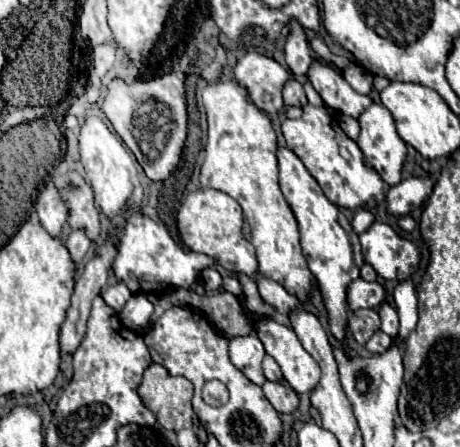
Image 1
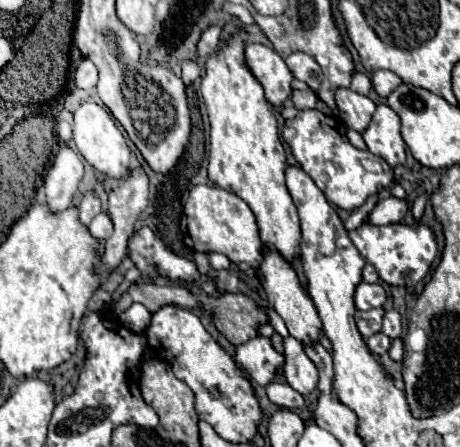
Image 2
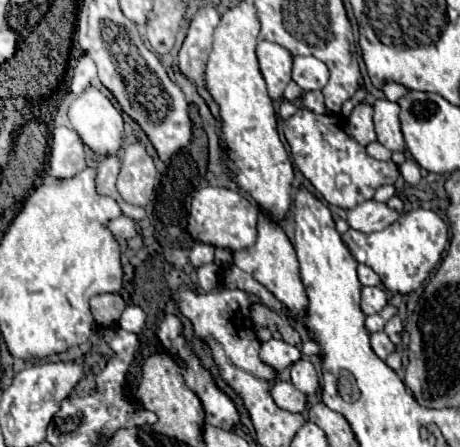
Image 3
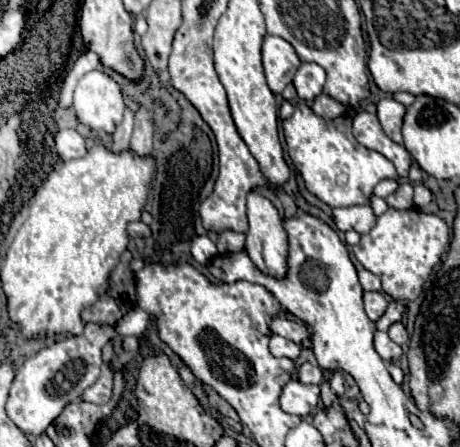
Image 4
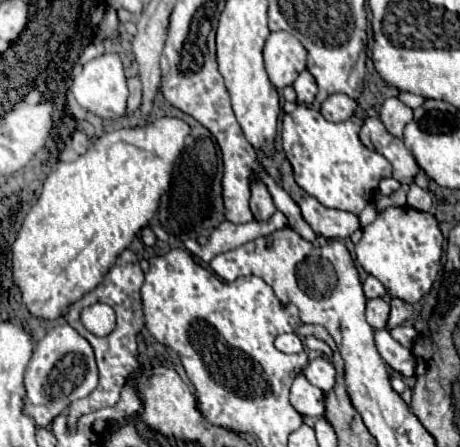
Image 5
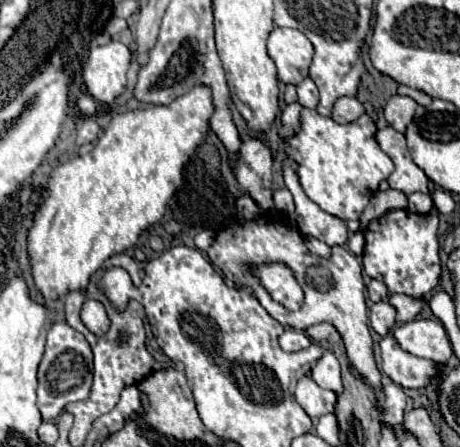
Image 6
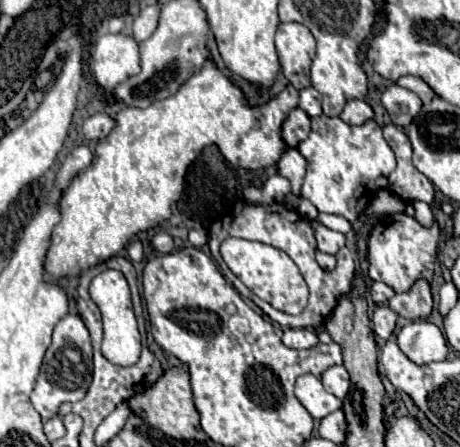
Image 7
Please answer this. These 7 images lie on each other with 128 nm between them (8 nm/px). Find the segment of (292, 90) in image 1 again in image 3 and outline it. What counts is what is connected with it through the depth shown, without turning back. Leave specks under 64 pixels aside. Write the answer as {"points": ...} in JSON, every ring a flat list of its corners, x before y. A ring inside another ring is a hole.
{"points":[[310,90,310,92,304,92,302,94,302,102,304,102,304,108,316,112,316,114,324,114,326,108,324,108,324,96,320,90]]}

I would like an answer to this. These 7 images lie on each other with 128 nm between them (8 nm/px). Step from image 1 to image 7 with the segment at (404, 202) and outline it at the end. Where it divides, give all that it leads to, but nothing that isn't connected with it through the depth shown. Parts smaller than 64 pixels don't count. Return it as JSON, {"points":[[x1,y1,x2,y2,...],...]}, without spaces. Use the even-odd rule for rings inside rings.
{"points":[[296,148,284,150,280,162,278,162,278,174,290,180,292,194,300,196,300,188,304,182,304,172,306,172,306,160,300,156],[312,220,310,224,312,224,312,230,314,230,314,236,316,236,316,242,318,242,318,250,320,250,320,252,336,254,336,252,344,246,346,238,344,238,342,232,334,232,334,230,322,226,322,224,316,222,316,220]]}

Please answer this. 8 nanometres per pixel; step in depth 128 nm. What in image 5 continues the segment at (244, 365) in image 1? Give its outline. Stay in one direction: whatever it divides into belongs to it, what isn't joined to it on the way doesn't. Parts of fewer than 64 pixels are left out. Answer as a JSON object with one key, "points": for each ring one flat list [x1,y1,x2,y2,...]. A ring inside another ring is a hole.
{"points":[[280,334,274,342,274,346,284,352,284,354,296,354,296,352,302,352,304,350,304,344,302,340,298,338,298,334]]}

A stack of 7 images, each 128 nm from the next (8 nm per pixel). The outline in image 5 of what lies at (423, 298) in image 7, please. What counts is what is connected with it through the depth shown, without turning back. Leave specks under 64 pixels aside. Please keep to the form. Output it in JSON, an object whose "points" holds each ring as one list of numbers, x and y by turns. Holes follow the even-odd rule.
{"points":[[394,298,390,302,390,316,388,316,388,322,386,322,386,328,394,328,394,326,400,326,404,324,410,316,412,316,412,304,400,300,400,298]]}

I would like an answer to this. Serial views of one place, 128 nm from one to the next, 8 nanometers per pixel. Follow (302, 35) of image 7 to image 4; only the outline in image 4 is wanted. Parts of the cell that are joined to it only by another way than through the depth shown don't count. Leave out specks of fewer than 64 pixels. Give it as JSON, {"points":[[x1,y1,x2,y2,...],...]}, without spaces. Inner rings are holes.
{"points":[[266,36,262,44,262,66,270,90,274,94,280,94,286,88,286,84,292,82,300,66,300,58,284,38]]}

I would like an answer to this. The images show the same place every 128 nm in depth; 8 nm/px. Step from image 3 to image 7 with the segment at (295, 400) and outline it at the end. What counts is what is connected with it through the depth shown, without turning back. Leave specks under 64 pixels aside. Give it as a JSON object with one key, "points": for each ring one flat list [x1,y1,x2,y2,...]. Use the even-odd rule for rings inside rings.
{"points":[[304,374,296,380,296,398,300,400,300,404,308,410,308,414,314,420,320,420,328,416,330,412,342,408,342,400,326,392,320,380,312,374]]}

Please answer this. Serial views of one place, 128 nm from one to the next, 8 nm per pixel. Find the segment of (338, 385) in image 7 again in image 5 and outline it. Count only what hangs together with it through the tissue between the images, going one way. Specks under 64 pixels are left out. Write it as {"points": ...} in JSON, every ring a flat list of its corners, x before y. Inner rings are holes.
{"points":[[324,356,308,362,308,366,304,368,304,376,308,378,310,384,318,386,320,390,330,390,334,386,334,376,336,376,336,370,332,366,332,362]]}

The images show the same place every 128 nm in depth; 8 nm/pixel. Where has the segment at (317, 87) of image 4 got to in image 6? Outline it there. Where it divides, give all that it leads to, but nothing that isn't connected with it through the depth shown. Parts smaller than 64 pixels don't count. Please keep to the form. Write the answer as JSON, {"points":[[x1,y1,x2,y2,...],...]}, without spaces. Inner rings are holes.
{"points":[[304,78,300,84,296,84,298,90,298,102,304,108,316,108,318,104,318,88,310,78]]}

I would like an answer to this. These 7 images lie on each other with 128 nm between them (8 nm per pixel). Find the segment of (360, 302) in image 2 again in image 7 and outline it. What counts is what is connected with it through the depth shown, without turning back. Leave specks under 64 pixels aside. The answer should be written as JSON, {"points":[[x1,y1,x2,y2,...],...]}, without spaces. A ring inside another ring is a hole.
{"points":[[378,306,374,310,374,316,372,316,372,326,374,326,374,334,382,340,388,340,394,332,394,326,396,326,396,320,398,320,398,314,394,310,390,310,388,306]]}

